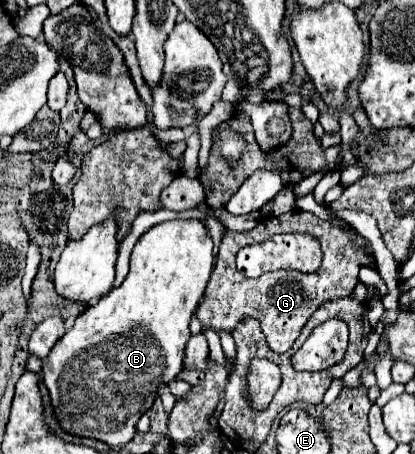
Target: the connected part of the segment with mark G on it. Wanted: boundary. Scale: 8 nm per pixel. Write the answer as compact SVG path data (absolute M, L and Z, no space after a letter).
M294 210L294 226L292 232L308 232L314 234L321 243L323 260L320 268L314 274L304 272L292 272L292 270L280 270L280 272L268 272L260 278L246 278L236 270L236 252L242 246L254 244L258 240L268 238L268 230L264 220L252 230L252 232L232 232L228 230L222 244L220 254L216 258L206 298L198 306L196 316L202 322L202 326L210 326L216 332L220 330L232 330L240 320L244 318L256 318L262 322L262 332L266 336L266 342L272 350L278 354L290 350L294 340L298 338L302 326L308 322L308 318L328 300L338 296L350 296L354 286L358 284L358 270L360 266L370 266L372 262L372 246L358 246L354 238L358 232L354 228L340 228L332 222L318 220L310 212L298 212Z

